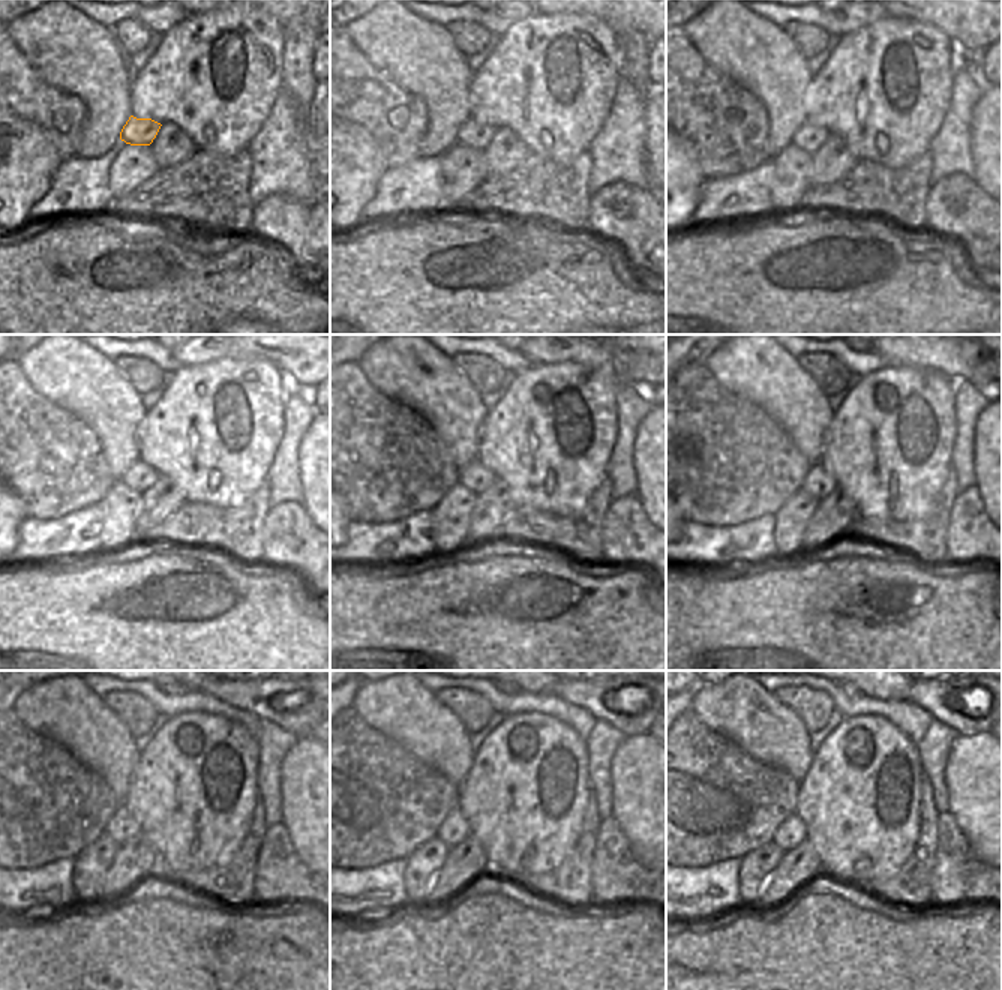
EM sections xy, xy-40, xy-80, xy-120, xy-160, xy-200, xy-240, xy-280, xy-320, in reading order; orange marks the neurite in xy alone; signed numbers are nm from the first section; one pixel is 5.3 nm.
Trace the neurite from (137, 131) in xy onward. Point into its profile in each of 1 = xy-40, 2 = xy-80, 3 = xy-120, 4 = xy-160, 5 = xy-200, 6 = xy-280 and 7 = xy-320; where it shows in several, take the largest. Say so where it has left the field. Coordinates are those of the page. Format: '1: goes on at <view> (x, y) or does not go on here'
1: goes on at xy-40 (471, 134)
2: goes on at xy-80 (809, 138)
3: goes on at xy-120 (138, 477)
4: goes on at xy-160 (474, 477)
5: goes on at xy-200 (816, 483)
6: goes on at xy-280 (453, 830)
7: goes on at xy-320 (791, 833)

